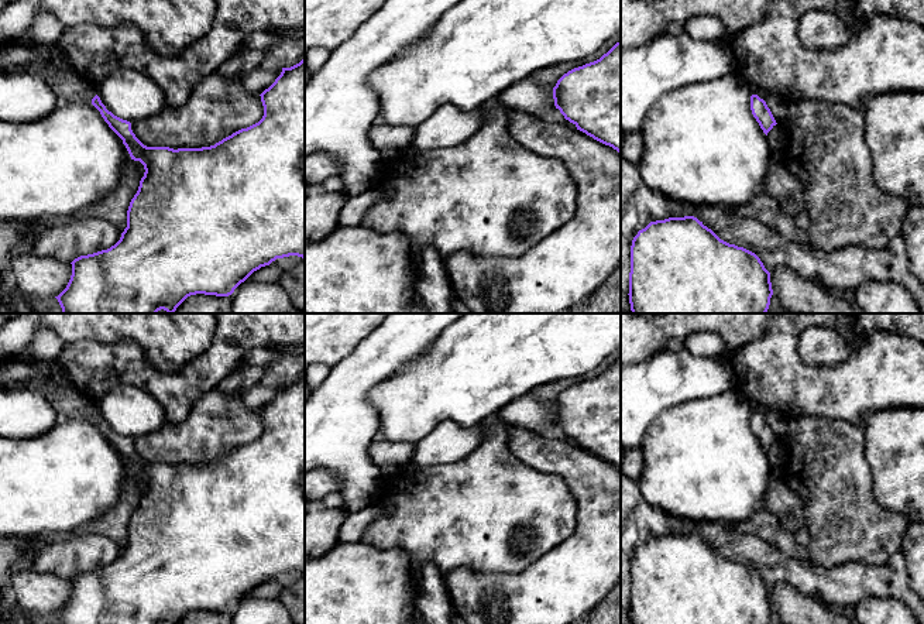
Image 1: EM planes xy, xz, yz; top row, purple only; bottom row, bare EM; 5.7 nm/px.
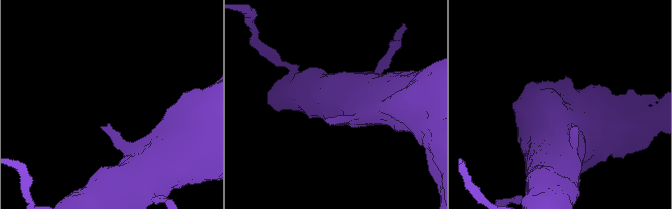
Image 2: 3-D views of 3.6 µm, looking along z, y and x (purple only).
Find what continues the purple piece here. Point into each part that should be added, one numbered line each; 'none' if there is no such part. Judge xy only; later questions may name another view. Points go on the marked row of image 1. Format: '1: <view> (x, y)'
1: xy (67, 82)

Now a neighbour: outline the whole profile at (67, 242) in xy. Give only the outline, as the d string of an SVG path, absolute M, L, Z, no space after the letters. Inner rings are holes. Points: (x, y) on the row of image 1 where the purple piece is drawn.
M99 217L73 219L54 227L38 227L32 253L72 263L80 256L110 248L120 237L121 232L107 220Z

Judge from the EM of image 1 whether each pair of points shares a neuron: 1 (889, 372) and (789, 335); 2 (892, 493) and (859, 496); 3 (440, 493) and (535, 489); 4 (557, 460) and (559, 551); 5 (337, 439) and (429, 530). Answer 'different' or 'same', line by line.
1: same
2: different
3: same
4: same
5: different

